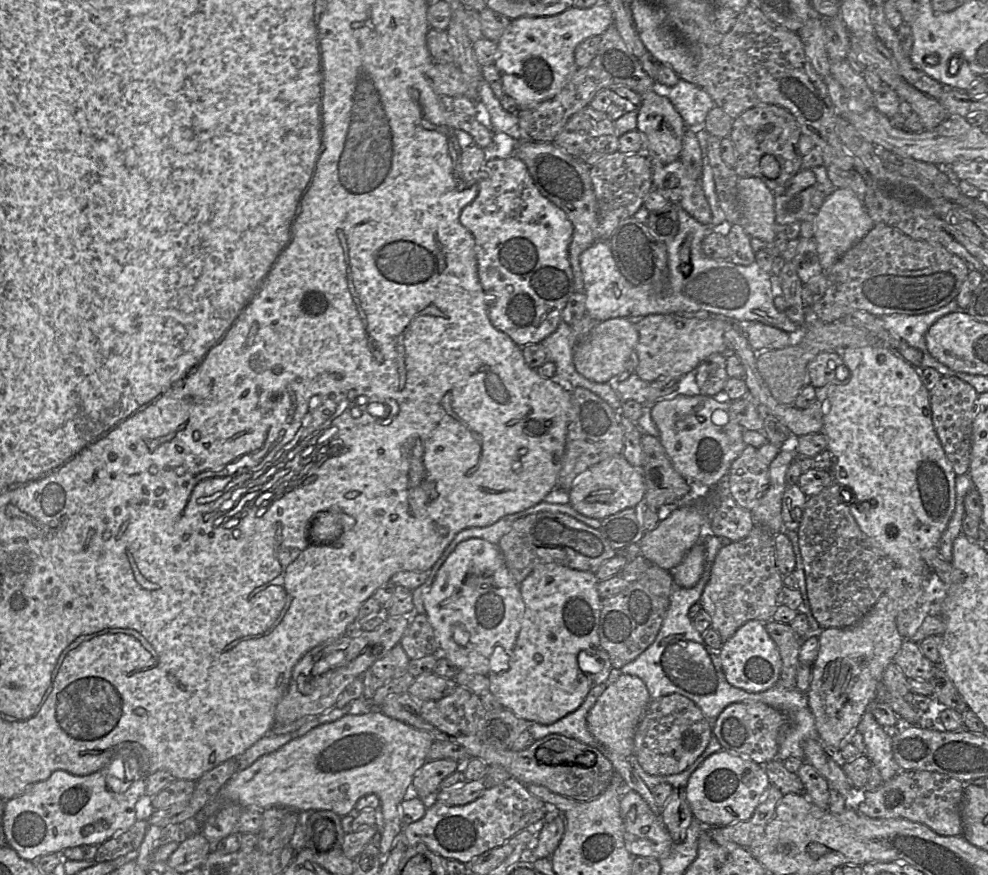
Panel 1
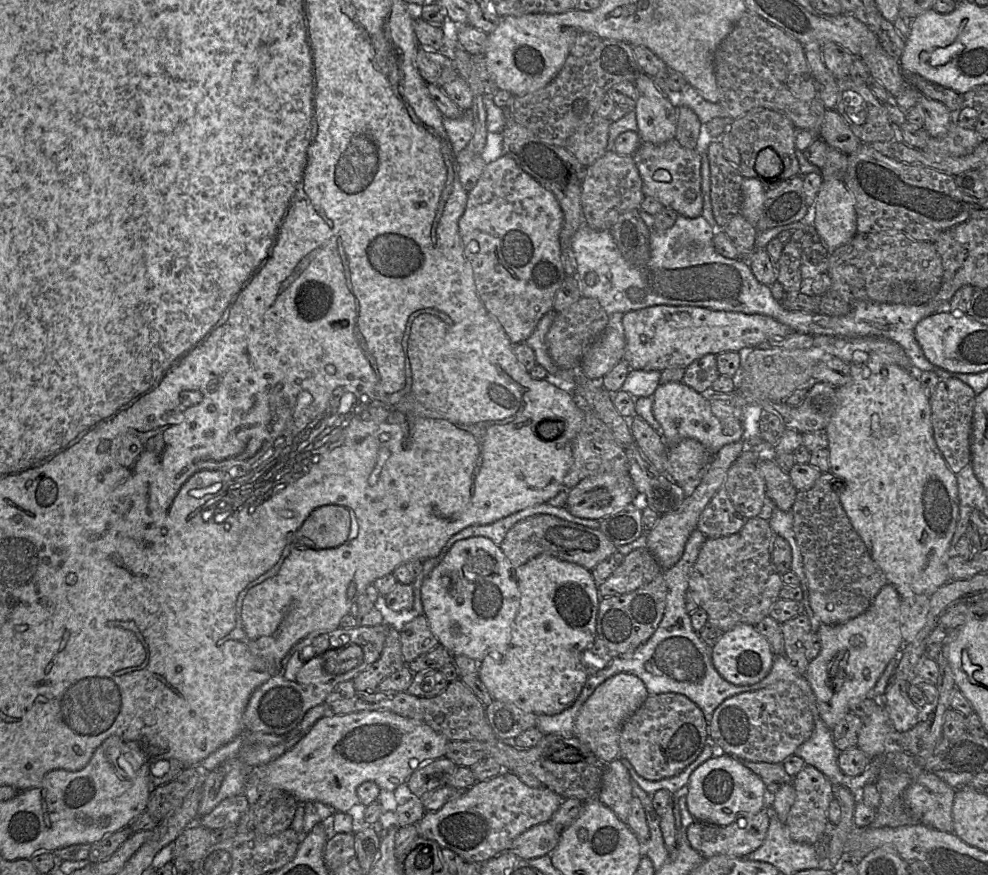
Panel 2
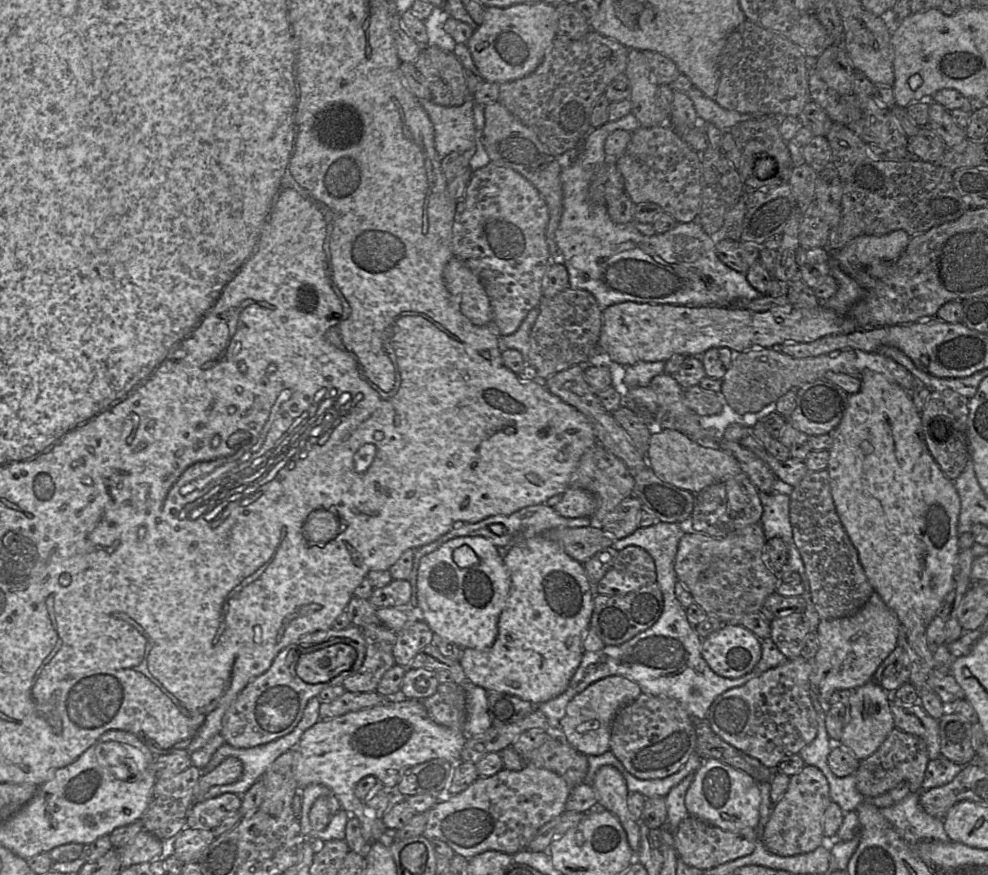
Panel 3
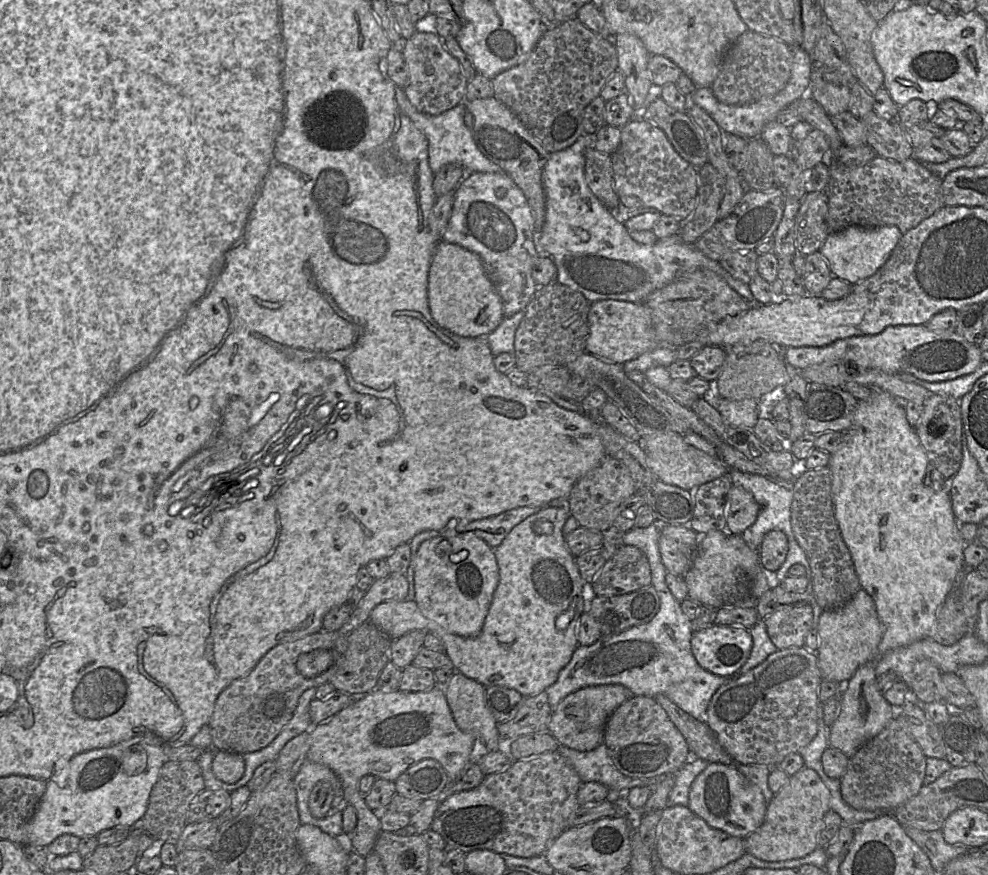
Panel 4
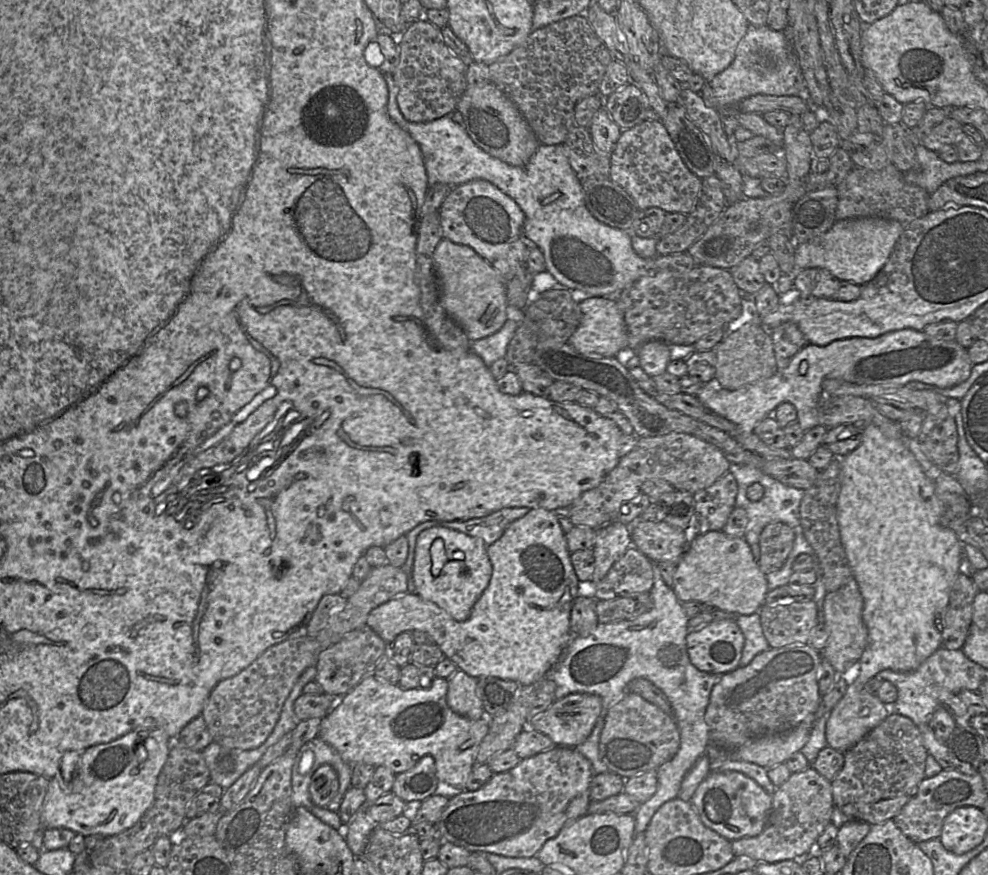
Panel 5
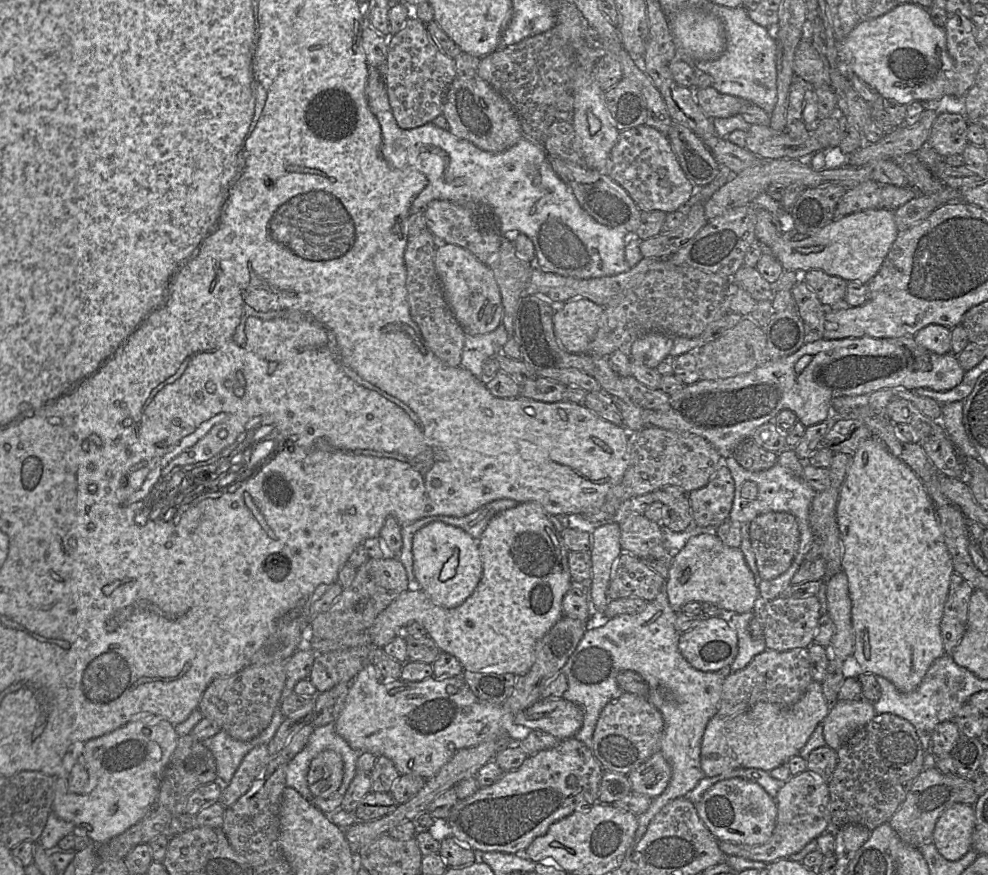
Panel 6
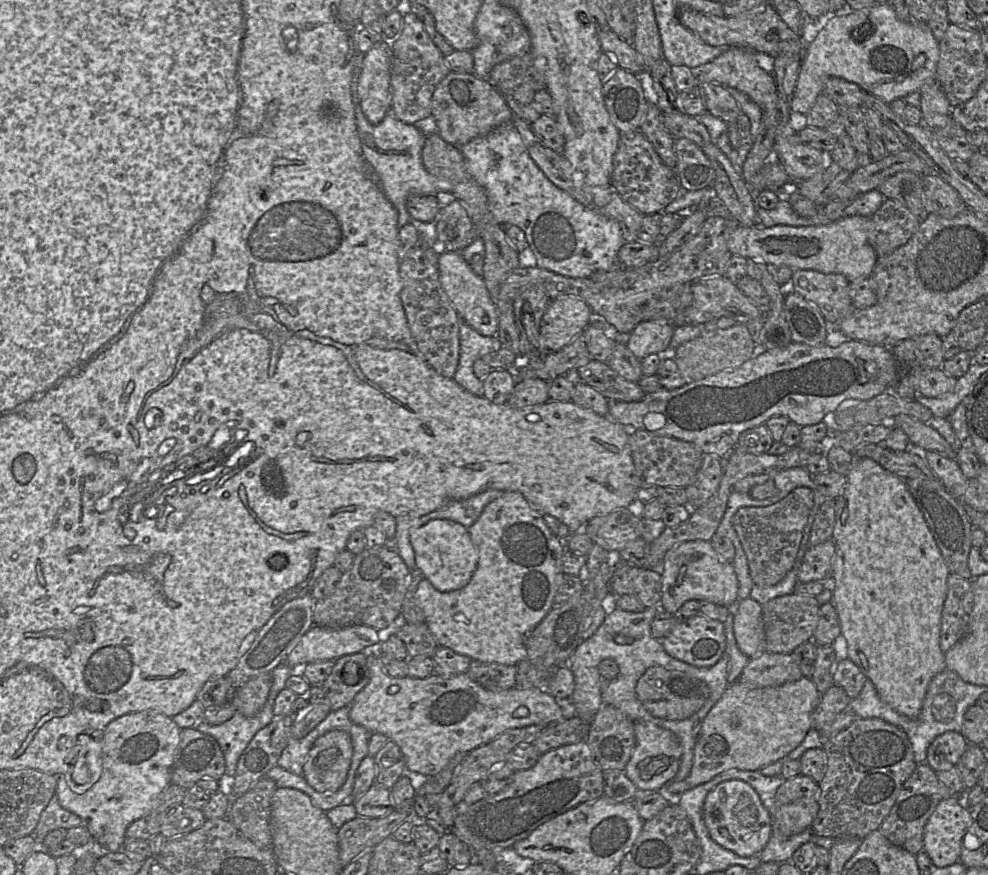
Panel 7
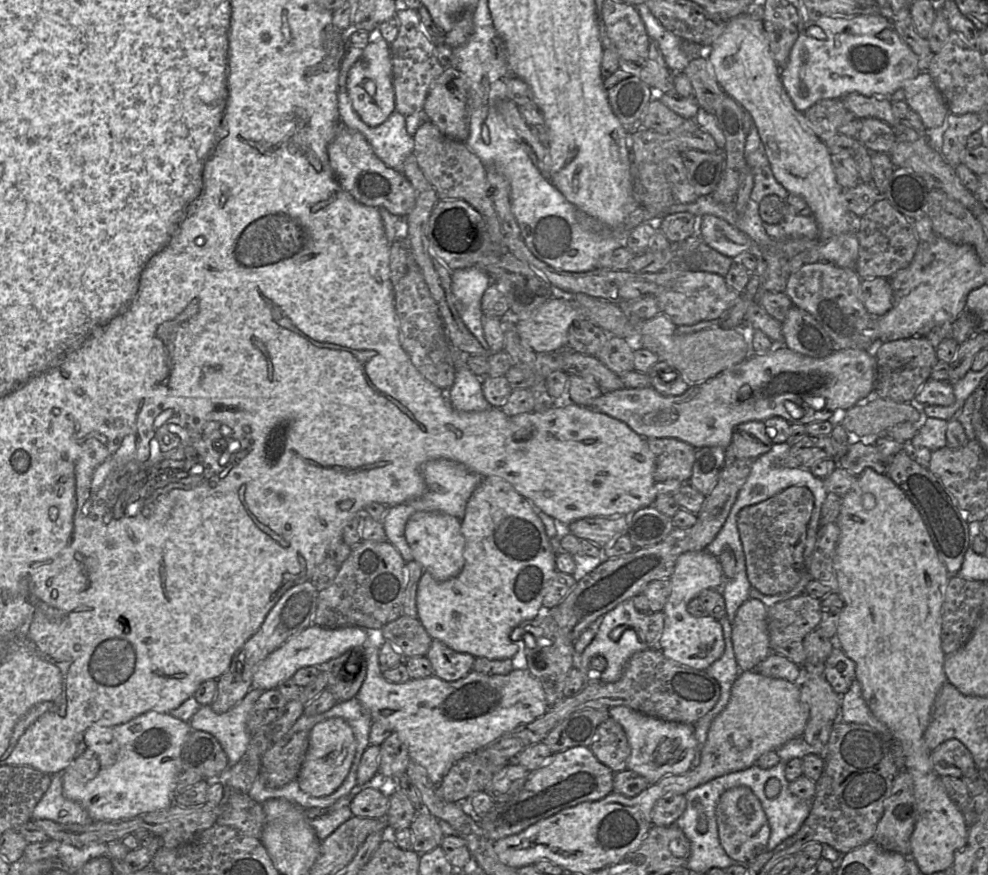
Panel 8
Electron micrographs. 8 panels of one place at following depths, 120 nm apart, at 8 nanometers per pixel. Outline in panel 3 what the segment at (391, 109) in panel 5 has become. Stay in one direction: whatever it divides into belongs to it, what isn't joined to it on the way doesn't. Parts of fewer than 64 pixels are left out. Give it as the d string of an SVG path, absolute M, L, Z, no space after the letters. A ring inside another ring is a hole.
M423 98L418 100L433 125L435 148L441 159L451 152L466 151L476 146L468 168L476 171L491 161L475 128L473 107L476 103L472 98L460 106L441 106ZM629 113L617 121L608 121L598 128L591 129L582 140L578 155L563 164L560 173L563 212L555 230L555 242L560 251L560 262L563 262L568 271L569 287L591 293L602 311L621 302L731 307L737 299L754 300L763 296L749 284L746 274L737 272L721 262L716 252L715 238L706 234L697 221L677 222L673 229L663 234L645 236L634 227L634 223L614 223L606 206L589 201L590 182L598 168L610 159L604 151L606 138L615 130L633 132L639 127L638 119L633 113Z

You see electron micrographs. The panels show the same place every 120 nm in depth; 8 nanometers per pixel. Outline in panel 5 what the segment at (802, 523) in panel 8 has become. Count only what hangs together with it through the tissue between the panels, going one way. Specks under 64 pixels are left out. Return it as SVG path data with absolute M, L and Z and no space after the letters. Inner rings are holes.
M783 522L767 524L759 537L758 566L764 575L782 568L794 543L791 527Z

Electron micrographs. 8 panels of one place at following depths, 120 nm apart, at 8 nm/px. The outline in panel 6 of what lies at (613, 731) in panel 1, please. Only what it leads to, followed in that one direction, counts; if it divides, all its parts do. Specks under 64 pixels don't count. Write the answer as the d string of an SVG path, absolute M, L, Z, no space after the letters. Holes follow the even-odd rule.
M541 698L514 715L514 723L531 730L541 730L560 741L574 737L583 724L582 708L564 698Z

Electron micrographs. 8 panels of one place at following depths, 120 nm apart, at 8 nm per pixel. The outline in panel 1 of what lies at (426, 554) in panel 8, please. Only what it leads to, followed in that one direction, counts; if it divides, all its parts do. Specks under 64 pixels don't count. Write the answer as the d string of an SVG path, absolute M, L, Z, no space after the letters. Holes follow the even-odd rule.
M480 538L463 540L455 547L425 593L424 608L438 642L438 654L450 660L458 670L484 676L492 672L489 658L495 647L501 646L511 655L524 616L519 585L512 578L499 547ZM455 624L461 624L469 632L467 646L459 646L453 640L452 627Z

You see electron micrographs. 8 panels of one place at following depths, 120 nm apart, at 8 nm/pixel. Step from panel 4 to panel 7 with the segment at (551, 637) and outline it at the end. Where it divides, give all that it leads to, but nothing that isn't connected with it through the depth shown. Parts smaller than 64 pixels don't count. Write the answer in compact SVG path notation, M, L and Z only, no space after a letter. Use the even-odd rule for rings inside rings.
M506 491L500 497L494 499L483 509L479 518L468 528L468 532L474 548L478 554L477 567L471 577L470 582L462 589L441 592L437 590L427 579L423 578L418 584L415 592L415 600L425 615L425 623L440 646L448 647L458 654L465 655L471 660L477 660L486 664L498 663L501 665L517 665L527 657L526 640L531 631L544 619L548 612L553 608L553 599L558 589L562 570L562 558L566 551L563 540L552 534L545 523L541 513L531 505L531 503L516 491Z

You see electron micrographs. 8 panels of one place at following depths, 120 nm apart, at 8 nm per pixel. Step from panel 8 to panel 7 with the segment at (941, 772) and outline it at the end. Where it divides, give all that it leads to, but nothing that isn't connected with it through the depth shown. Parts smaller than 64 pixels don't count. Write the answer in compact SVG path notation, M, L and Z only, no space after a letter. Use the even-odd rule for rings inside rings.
M947 731L936 737L927 751L926 763L934 771L945 771L956 767L968 746L960 732Z

